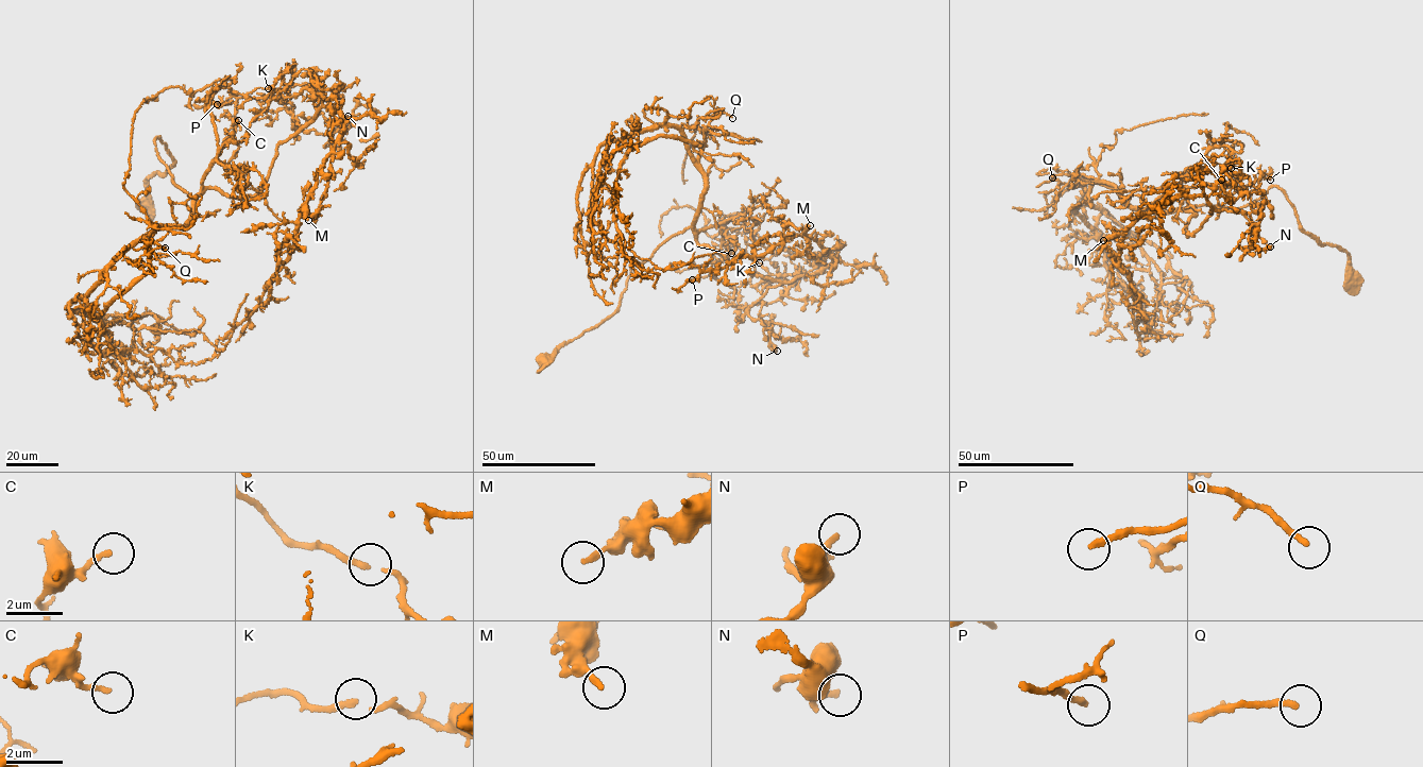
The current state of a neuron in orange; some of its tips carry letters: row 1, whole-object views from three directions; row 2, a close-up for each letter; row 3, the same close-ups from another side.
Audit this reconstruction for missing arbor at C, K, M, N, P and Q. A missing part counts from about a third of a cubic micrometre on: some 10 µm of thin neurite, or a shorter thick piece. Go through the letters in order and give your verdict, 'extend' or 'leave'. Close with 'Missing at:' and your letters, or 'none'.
C: leave
K: leave
M: leave
N: leave
P: extend
Q: extend
Missing at: P, Q

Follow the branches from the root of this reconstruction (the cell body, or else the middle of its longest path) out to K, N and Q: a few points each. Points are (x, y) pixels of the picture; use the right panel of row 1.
K: (1353, 279), (1276, 187), (1182, 208), (1204, 154), (1229, 147), (1231, 168)
N: (1353, 279), (1276, 187), (1182, 208), (1187, 236), (1223, 209), (1270, 246)
Q: (1353, 279), (1348, 253), (1302, 231), (1276, 187), (1243, 207), (1162, 211), (1127, 205), (1093, 177), (1052, 177)

